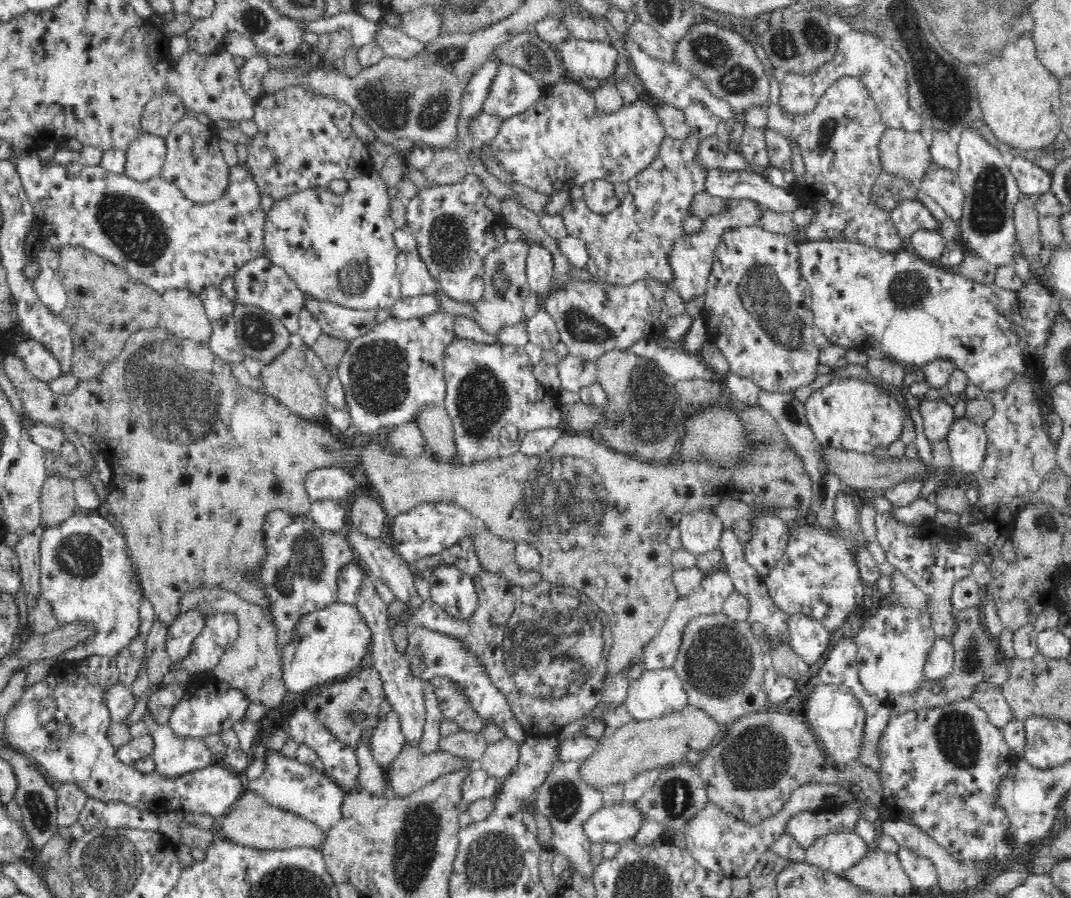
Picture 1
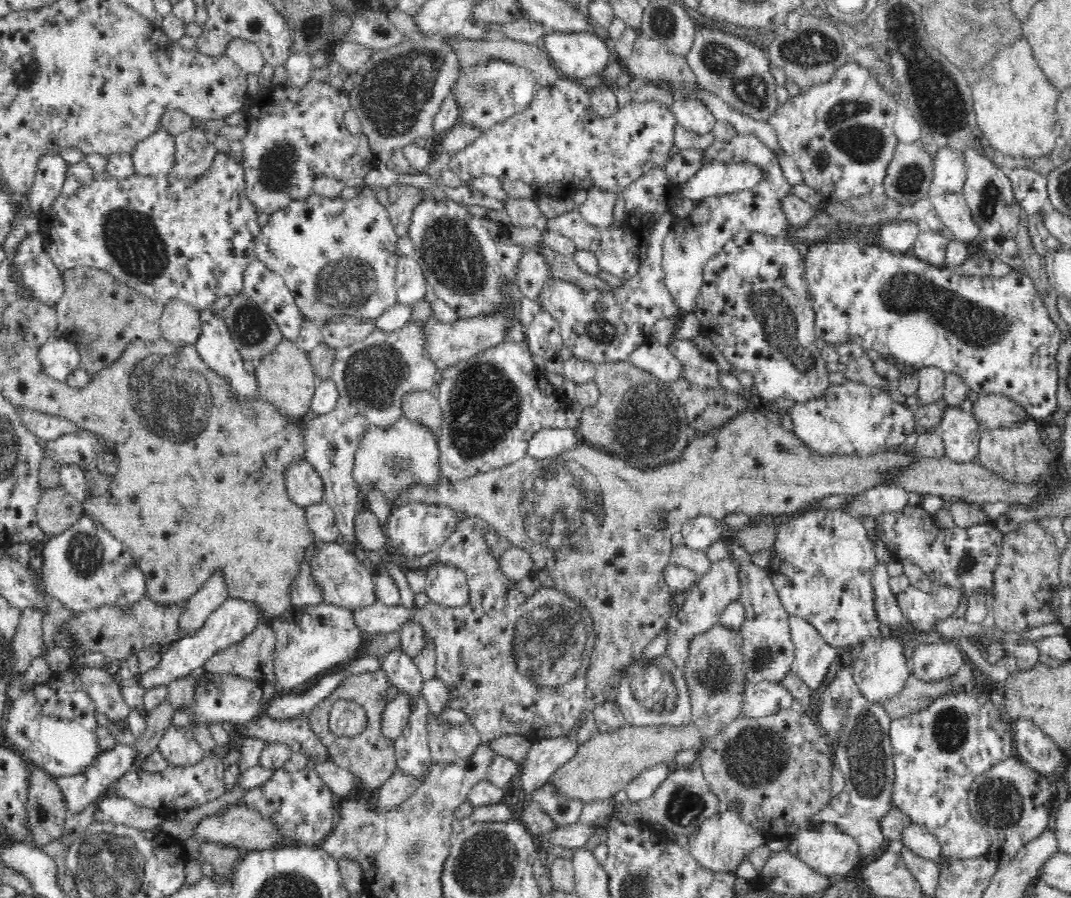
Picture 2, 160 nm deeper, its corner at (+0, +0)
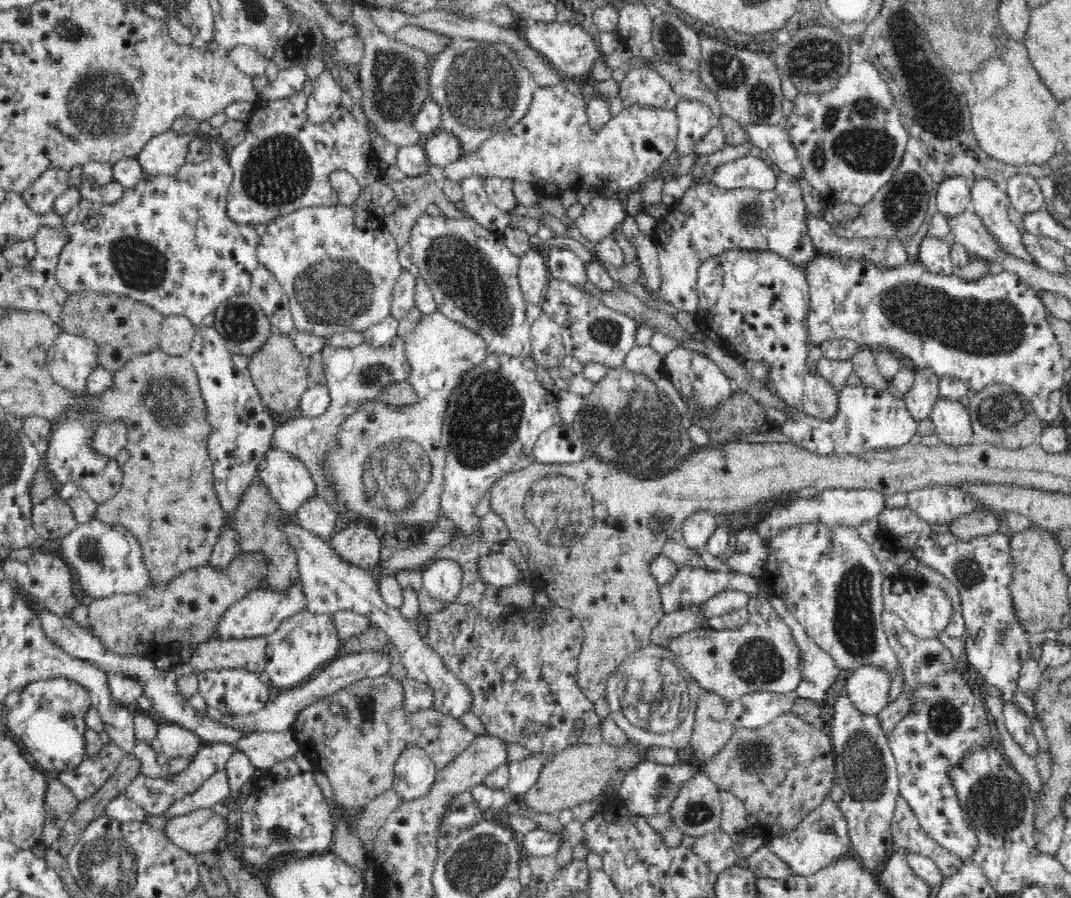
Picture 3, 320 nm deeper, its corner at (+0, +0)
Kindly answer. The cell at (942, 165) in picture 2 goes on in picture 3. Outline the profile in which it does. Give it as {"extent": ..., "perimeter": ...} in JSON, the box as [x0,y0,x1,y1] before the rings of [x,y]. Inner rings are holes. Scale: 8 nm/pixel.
{"extent":[936,175,971,218],"perimeter":[[[946,175],[940,181],[936,190],[936,203],[944,218],[966,210],[971,202],[970,187],[966,175]]]}

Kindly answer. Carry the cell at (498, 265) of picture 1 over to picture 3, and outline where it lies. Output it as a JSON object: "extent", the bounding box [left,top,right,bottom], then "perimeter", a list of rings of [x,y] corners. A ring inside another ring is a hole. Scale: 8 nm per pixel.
{"extent":[329,312,488,535],"perimeter":[[[436,312],[422,315],[420,322],[405,337],[406,357],[412,365],[408,383],[418,393],[418,404],[406,408],[392,408],[385,401],[365,403],[356,414],[349,416],[338,434],[338,444],[329,453],[330,475],[340,493],[340,503],[348,505],[354,518],[364,519],[382,535],[393,534],[402,528],[426,531],[442,513],[441,474],[445,468],[445,446],[442,444],[442,423],[451,390],[457,386],[460,375],[482,362],[488,354],[486,340],[464,325]]]}

